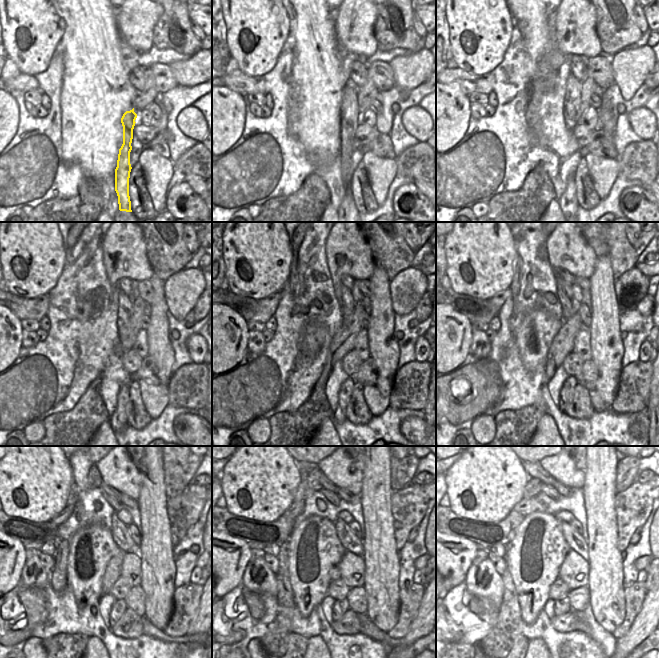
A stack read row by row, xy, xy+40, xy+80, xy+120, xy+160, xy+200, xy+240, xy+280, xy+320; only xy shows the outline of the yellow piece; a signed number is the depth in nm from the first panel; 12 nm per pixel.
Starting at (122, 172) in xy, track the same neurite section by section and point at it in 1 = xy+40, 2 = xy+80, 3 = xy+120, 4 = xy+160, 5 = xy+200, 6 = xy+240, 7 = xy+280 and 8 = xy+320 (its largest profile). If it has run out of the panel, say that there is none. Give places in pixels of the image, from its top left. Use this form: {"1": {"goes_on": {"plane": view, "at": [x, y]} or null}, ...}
{"1": {"goes_on": {"plane": "xy+40", "at": [350, 115]}}, "2": {"goes_on": {"plane": "xy+80", "at": [573, 86]}}, "3": {"goes_on": {"plane": "xy+120", "at": [125, 307]}}, "4": {"goes_on": {"plane": "xy+160", "at": [348, 305]}}, "5": {"goes_on": {"plane": "xy+200", "at": [567, 287]}}, "6": {"goes_on": {"plane": "xy+240", "at": [117, 506]}}, "7": {"goes_on": {"plane": "xy+280", "at": [331, 496]}}, "8": {"goes_on": {"plane": "xy+320", "at": [550, 491]}}}

